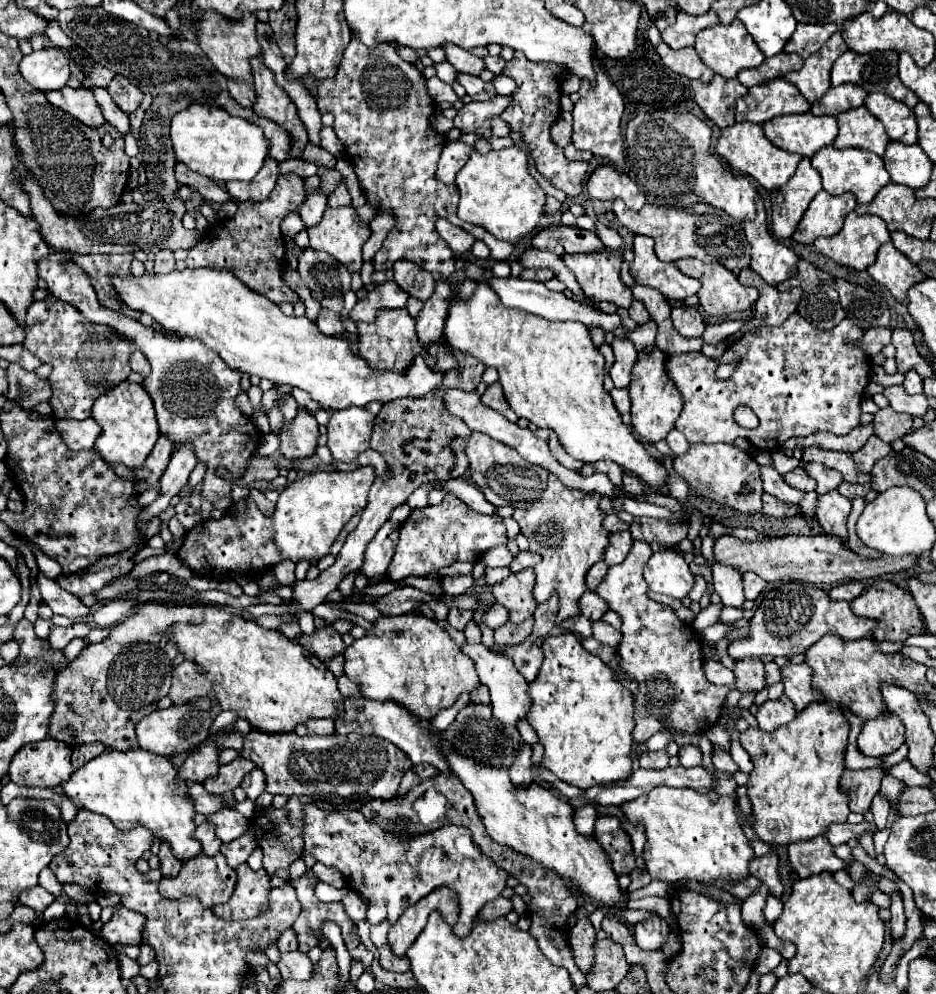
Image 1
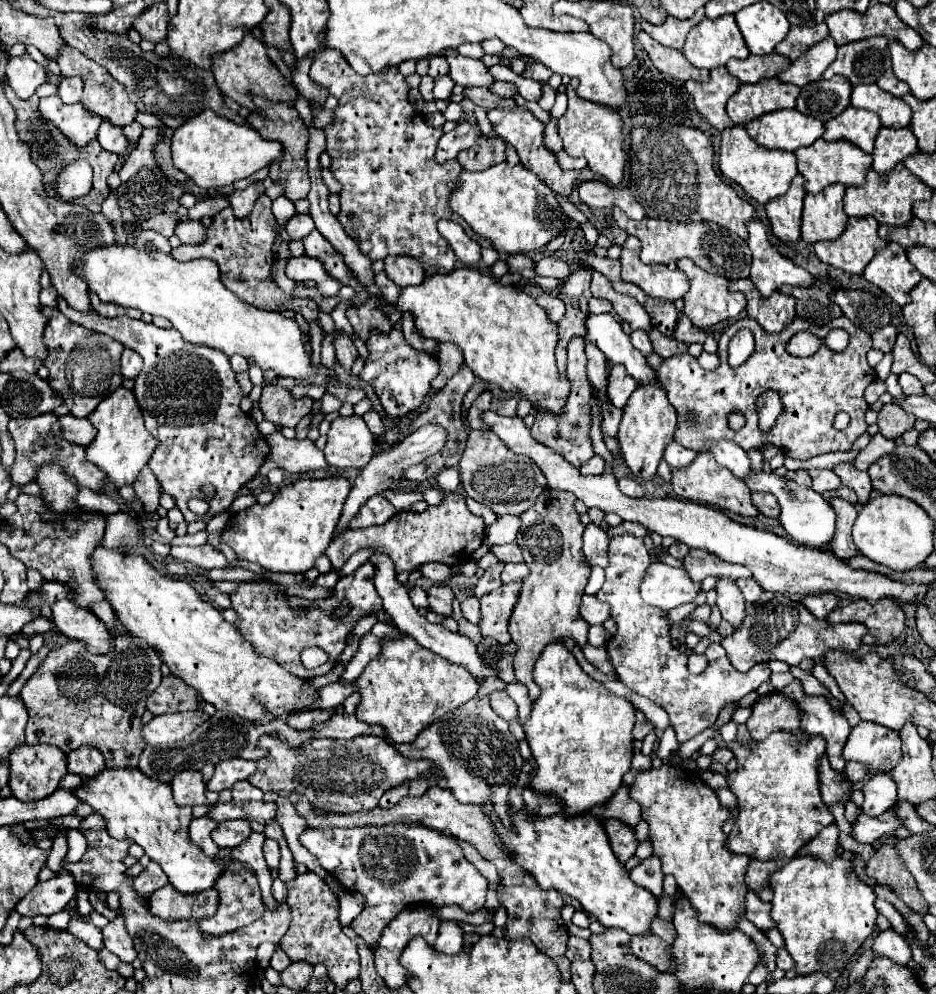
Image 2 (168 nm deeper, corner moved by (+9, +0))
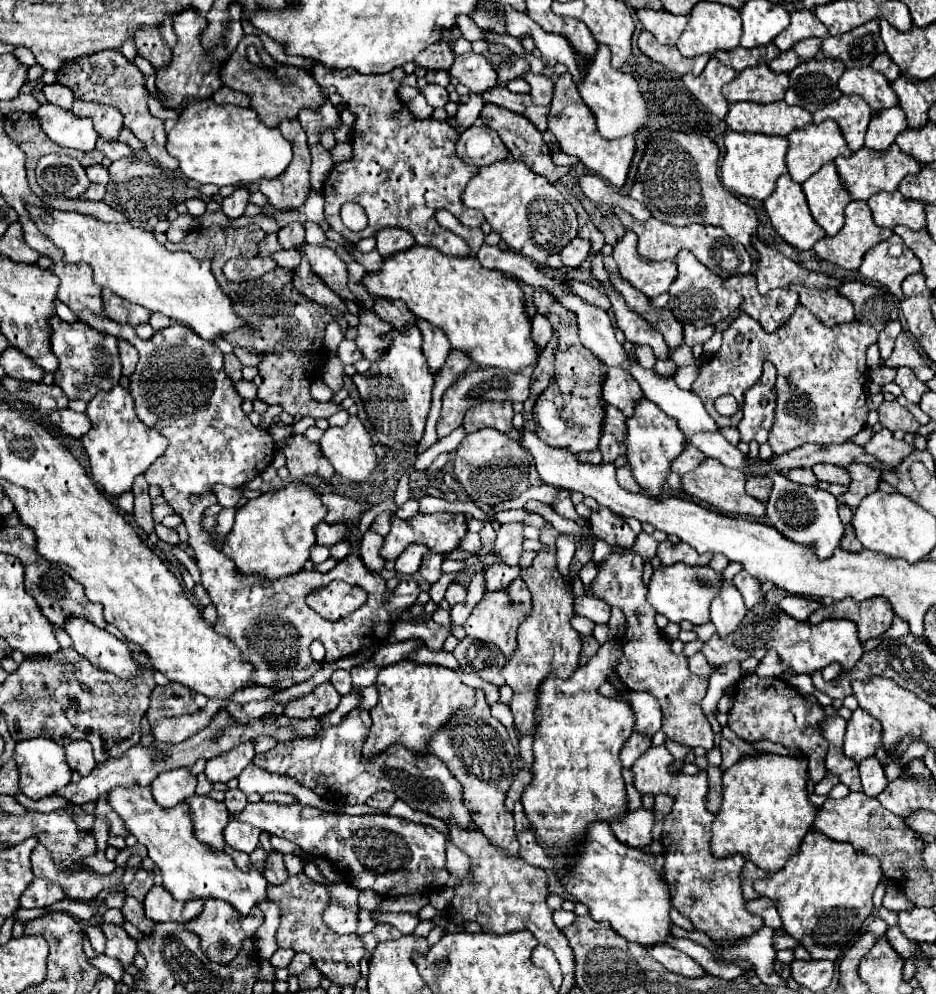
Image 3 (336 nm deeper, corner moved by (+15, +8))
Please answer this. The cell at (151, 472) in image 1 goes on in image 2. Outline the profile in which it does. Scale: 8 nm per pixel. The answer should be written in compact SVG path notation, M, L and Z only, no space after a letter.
M142 468L140 476L136 478L136 482L132 484L136 490L136 496L144 502L144 510L146 512L154 512L158 506L158 498L160 498L160 488L158 488L158 480L156 476L150 472L150 468Z

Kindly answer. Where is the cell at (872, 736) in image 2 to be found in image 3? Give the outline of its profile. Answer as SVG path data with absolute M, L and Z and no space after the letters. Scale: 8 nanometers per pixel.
M862 708L854 710L852 718L848 720L846 738L844 738L844 754L856 762L872 756L876 748L882 746L880 740L880 722L872 718Z

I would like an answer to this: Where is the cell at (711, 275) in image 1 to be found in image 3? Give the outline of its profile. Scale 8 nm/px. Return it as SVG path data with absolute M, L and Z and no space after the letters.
M688 250L678 252L676 266L678 266L678 276L668 290L668 294L670 294L668 306L678 322L692 324L696 328L702 328L708 324L718 324L718 322L726 320L740 306L742 296L738 292L726 290L722 286L722 278L718 274L714 274L712 270L708 270L702 262L698 262L692 252L688 252Z

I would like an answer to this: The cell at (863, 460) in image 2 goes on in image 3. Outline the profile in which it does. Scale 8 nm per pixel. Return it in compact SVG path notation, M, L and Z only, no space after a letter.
M884 428L872 436L872 440L864 446L864 450L876 456L886 468L896 468L908 454L912 454L914 444L906 444L904 440L892 438L892 432Z

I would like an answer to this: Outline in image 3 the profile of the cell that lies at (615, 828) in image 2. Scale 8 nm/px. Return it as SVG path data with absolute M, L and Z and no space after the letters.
M640 808L636 812L630 812L628 818L620 822L612 822L612 832L622 844L628 844L632 848L644 848L652 844L652 828L654 828L654 812Z

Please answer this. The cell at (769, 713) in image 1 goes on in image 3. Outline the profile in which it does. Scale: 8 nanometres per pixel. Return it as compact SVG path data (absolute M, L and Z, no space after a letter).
M756 674L742 676L732 688L732 710L728 712L728 726L746 742L770 740L782 746L796 746L808 758L808 776L820 782L826 776L824 758L828 752L828 740L824 738L820 724L826 720L820 704L810 704L782 678L762 678Z

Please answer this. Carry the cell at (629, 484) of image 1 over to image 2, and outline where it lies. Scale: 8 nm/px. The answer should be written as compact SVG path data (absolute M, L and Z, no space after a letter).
M622 478L622 480L618 480L618 486L620 486L620 490L622 490L626 496L632 496L632 498L642 498L642 496L644 496L644 488L640 486L638 480Z

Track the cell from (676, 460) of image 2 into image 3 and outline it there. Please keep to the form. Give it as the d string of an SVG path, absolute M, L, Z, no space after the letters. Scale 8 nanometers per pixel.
M688 444L688 448L684 448L684 452L672 462L672 472L676 472L676 474L686 474L686 472L692 472L698 464L702 464L704 462L704 454L698 450L698 448L692 448L690 444Z

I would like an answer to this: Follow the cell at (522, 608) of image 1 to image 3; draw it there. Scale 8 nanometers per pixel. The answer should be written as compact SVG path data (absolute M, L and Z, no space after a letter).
M516 578L508 588L498 592L486 592L480 604L472 610L470 618L464 624L464 630L470 638L490 642L500 648L506 660L510 660L512 652L516 650L516 630L526 620L526 616L532 612L532 594L522 578Z

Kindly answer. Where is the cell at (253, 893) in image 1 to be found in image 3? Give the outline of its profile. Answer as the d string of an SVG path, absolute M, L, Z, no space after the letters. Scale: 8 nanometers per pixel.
M206 900L202 914L196 916L194 920L190 920L186 924L186 930L200 938L200 948L212 962L230 964L236 958L238 950L242 948L242 942L246 938L252 938L262 922L264 922L264 916L262 916L262 912L258 908L254 908L246 916L246 920L240 920L240 916L236 916L236 912L232 912L232 908L228 908L228 904L224 904L220 900Z

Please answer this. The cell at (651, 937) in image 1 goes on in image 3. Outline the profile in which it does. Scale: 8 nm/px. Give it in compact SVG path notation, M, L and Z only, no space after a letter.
M662 944L660 948L650 948L648 952L650 952L650 956L654 956L654 960L658 960L664 968L668 968L674 974L696 976L696 978L706 974L706 970L696 960L692 960L688 954L676 950L668 944Z

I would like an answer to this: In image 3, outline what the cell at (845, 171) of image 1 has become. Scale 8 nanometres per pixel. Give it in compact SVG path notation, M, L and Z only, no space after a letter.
M832 120L796 128L788 134L788 174L798 184L806 182L822 164L832 162L836 156L850 156L844 136Z

